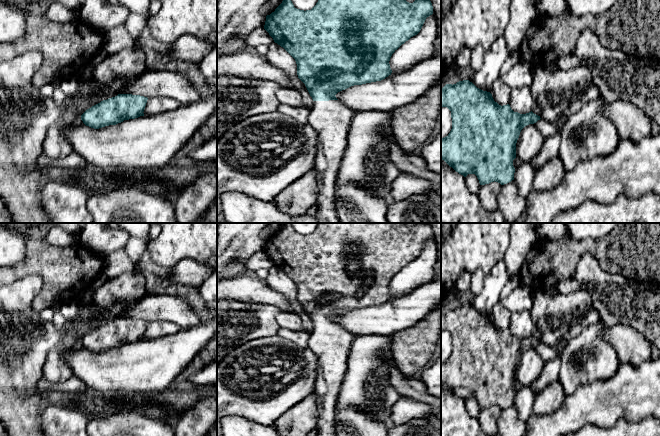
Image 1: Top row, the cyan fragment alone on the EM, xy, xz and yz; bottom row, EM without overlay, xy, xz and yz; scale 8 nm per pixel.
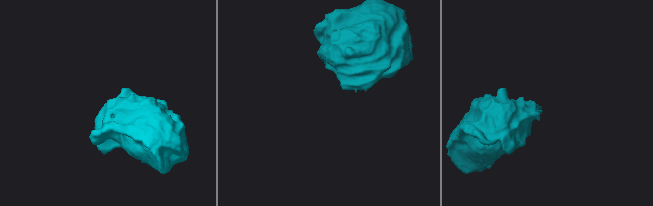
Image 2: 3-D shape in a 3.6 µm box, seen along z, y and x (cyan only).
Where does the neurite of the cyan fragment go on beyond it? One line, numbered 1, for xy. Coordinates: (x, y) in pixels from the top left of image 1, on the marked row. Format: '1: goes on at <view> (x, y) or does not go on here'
1: does not go on here

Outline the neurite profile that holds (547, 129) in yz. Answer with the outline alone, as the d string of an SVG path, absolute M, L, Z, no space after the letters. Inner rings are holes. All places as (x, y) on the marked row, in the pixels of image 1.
M591 85L585 92L582 99L574 100L571 104L566 106L553 121L540 119L533 125L544 138L554 136L560 133L561 129L563 128L559 123L560 118L565 118L568 120L569 117L578 112L583 105L600 98L602 98L600 89L595 85Z

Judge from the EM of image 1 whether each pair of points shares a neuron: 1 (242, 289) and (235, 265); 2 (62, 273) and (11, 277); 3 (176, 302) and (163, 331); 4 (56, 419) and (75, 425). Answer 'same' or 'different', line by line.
1: different
2: same
3: different
4: same

